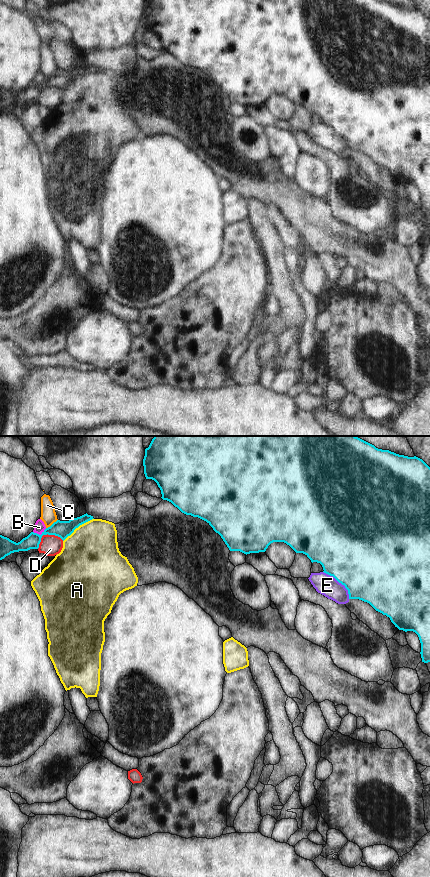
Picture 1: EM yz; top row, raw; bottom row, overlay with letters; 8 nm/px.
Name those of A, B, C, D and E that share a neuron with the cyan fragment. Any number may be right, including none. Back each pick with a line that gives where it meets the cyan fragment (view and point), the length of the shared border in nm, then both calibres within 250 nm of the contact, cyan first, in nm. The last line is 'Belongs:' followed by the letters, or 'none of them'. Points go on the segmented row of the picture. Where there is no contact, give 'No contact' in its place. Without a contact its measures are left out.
Belongs: none of them

